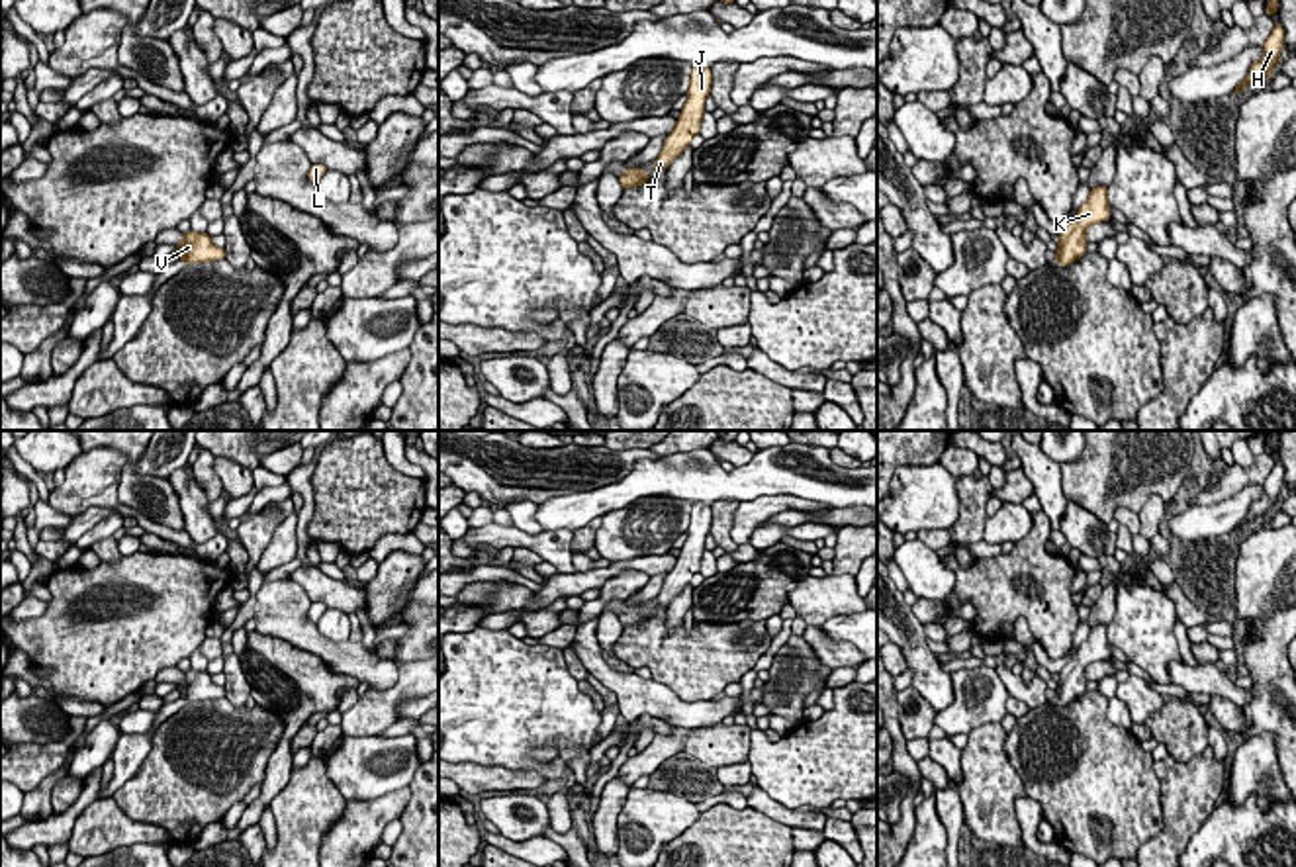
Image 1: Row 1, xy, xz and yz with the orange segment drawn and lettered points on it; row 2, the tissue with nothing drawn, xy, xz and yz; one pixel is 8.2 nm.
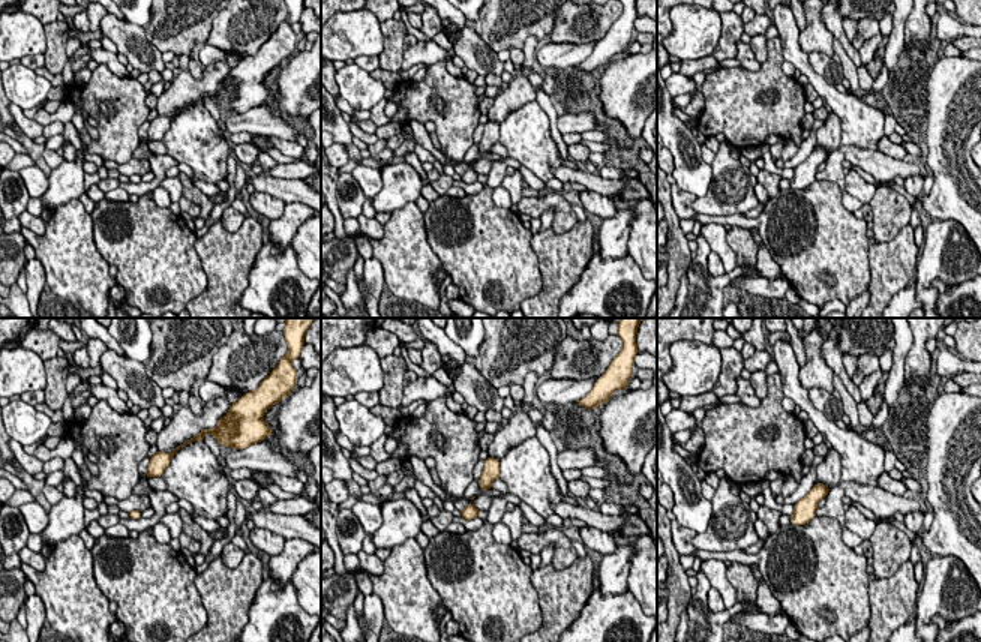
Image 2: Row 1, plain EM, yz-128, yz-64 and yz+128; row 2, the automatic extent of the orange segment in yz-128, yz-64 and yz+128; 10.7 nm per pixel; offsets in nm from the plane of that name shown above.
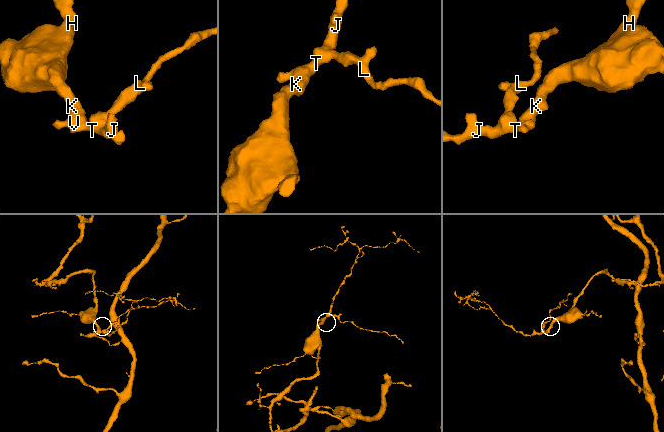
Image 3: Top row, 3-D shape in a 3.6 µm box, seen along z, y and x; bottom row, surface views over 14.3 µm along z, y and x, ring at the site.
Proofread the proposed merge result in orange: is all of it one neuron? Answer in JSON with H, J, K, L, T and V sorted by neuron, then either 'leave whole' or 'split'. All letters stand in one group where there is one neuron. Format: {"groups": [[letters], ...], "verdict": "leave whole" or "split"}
{"groups": [["H", "J", "K", "L", "T", "V"]], "verdict": "leave whole"}

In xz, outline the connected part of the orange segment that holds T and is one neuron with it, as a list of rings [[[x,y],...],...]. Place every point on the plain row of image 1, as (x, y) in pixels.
[[[693,503],[687,540],[681,546],[681,554],[670,573],[666,573],[662,591],[654,599],[656,605],[650,613],[668,609],[670,601],[679,595],[687,585],[691,585],[691,577],[701,571],[701,558],[705,552],[705,538],[711,530],[713,513],[711,505]]]

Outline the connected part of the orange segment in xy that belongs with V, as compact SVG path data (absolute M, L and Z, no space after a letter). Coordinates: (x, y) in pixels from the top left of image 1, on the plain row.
M188 669L182 671L182 679L176 683L176 691L184 703L223 699L225 687L215 685L208 671Z

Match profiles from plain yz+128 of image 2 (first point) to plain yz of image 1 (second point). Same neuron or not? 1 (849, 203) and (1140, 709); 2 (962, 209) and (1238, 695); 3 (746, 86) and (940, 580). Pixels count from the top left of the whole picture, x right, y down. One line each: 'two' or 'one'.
1: two
2: two
3: two

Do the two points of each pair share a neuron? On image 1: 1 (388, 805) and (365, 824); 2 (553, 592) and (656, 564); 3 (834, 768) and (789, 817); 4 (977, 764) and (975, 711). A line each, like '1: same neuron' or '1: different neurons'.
1: same neuron
2: same neuron
3: different neurons
4: different neurons

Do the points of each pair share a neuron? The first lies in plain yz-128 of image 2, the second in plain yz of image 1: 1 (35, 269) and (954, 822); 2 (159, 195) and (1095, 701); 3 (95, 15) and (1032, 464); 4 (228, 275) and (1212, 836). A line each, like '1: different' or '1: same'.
1: same
2: different
3: different
4: different

